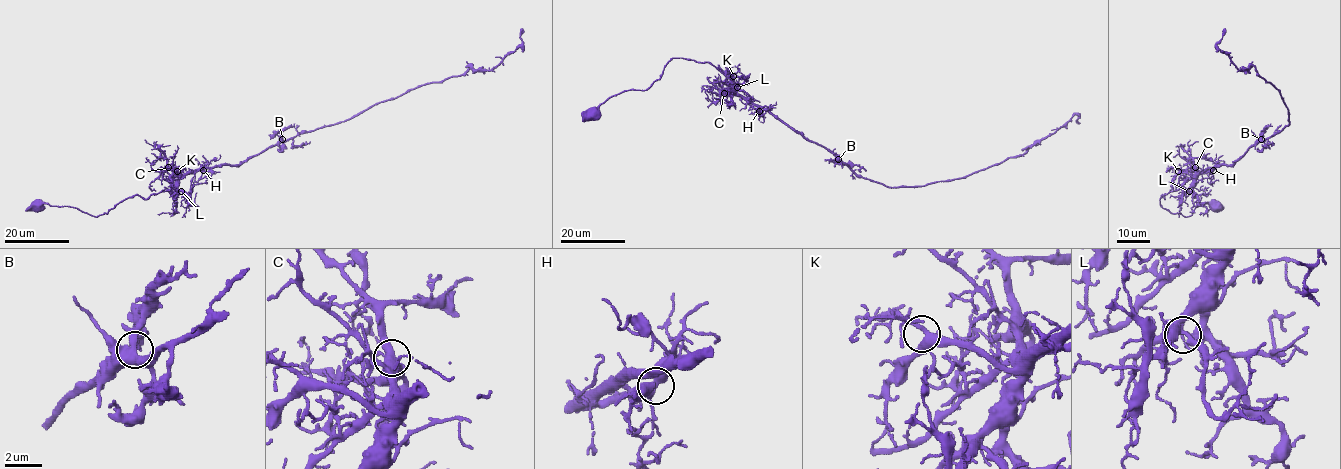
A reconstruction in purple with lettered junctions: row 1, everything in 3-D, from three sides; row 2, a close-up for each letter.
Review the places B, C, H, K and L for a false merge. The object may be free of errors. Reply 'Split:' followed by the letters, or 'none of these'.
Split: none of these

